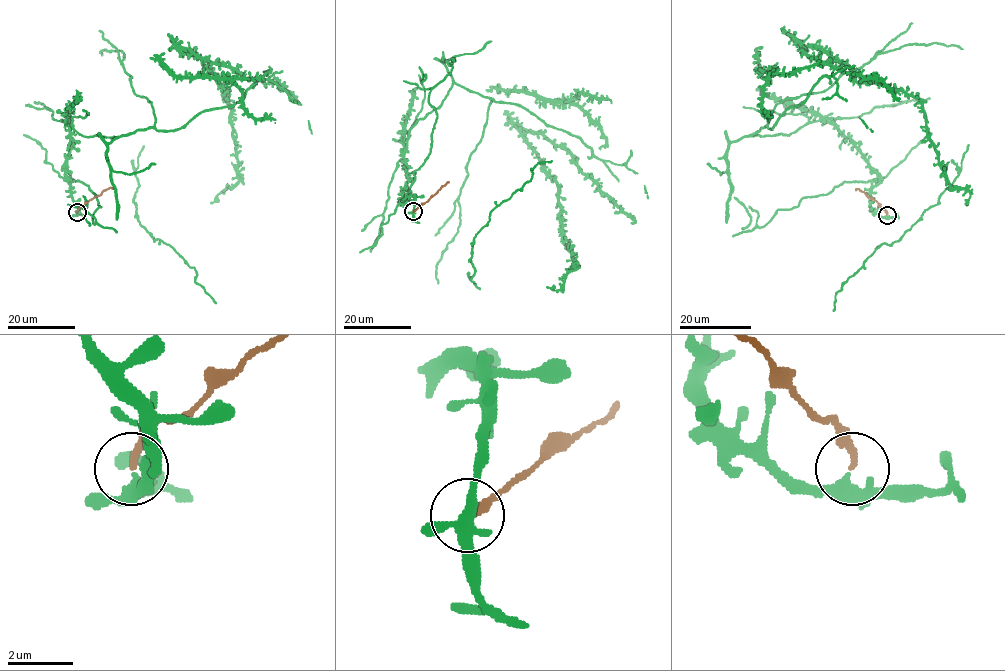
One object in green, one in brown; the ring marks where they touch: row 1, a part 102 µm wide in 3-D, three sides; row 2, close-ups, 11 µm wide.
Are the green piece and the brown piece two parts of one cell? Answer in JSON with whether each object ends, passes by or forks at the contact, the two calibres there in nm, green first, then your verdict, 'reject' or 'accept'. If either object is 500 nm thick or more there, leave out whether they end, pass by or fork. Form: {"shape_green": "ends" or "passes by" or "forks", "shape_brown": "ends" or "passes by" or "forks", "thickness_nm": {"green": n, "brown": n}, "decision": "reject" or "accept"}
{"shape_green": "forks", "shape_brown": "ends", "thickness_nm": {"green": 240, "brown": 200}, "decision": "reject"}

